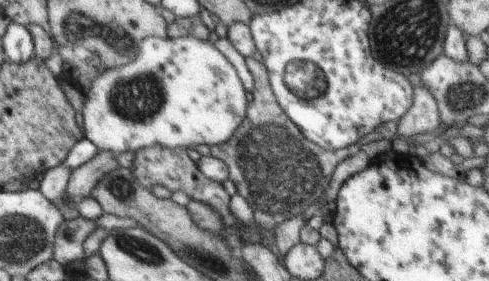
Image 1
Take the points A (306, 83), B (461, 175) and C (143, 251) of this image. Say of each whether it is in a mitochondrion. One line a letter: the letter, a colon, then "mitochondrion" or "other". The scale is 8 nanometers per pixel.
A: mitochondrion
B: other
C: mitochondrion

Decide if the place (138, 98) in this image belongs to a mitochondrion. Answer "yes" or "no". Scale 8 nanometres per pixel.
yes

